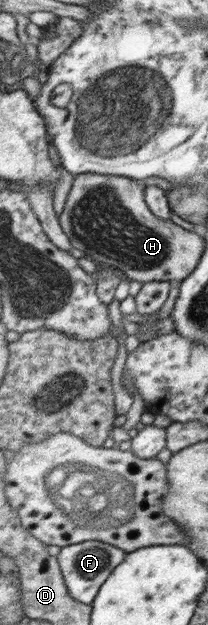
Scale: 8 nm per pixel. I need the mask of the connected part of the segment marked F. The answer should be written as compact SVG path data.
M96 540L67 545L58 553L57 560L68 593L80 603L91 605L105 579L112 570L126 557L123 548Z

